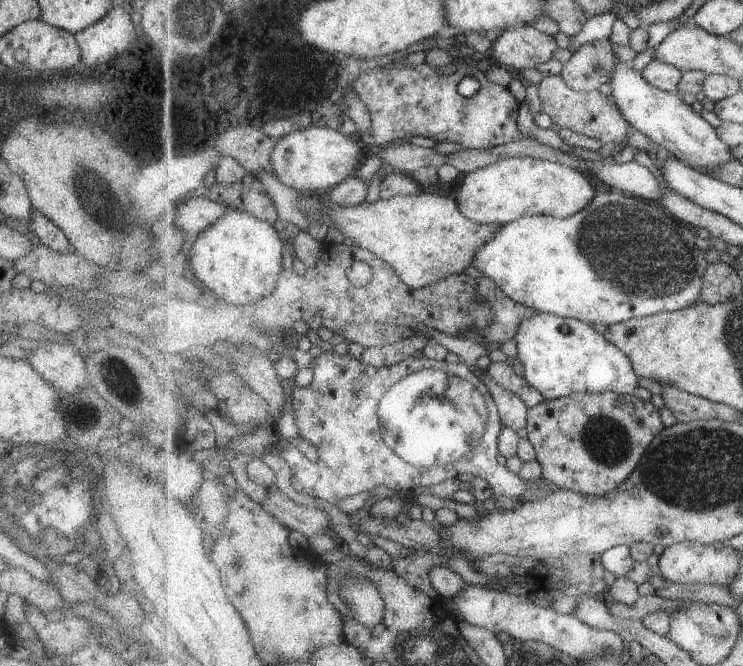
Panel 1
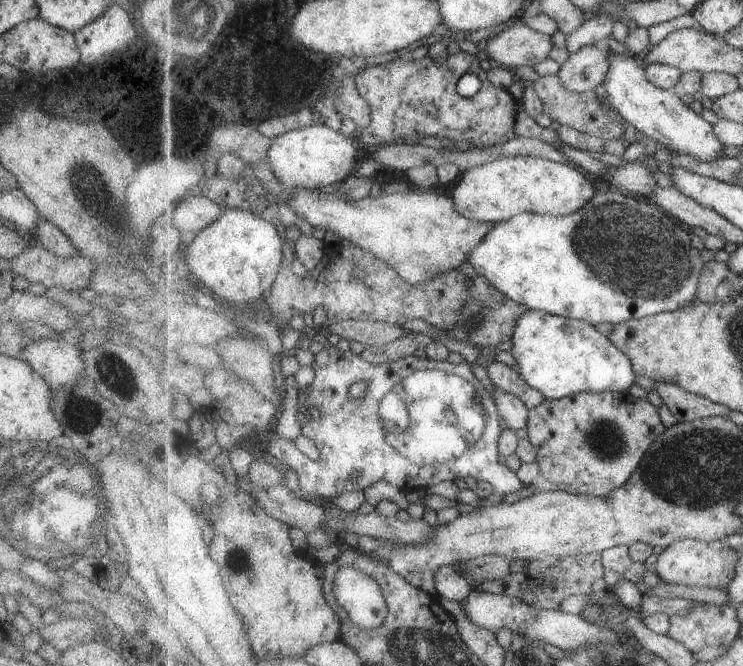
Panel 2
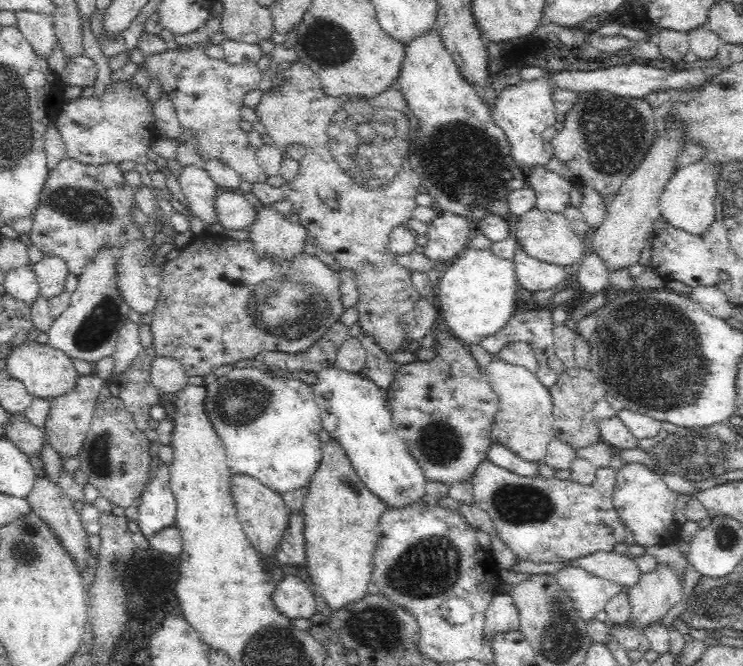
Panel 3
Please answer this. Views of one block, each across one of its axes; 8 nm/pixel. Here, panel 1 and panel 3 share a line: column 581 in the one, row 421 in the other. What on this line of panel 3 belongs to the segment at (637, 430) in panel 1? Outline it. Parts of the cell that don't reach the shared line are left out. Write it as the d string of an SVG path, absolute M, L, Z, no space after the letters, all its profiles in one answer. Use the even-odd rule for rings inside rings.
M440 315L435 324L442 331L434 348L435 355L429 361L416 360L399 366L387 390L388 403L393 416L393 427L421 466L426 480L439 480L452 486L461 481L470 482L477 466L487 459L488 448L494 442L491 426L499 409L499 400L488 382L485 371L477 366L470 351L450 333Z

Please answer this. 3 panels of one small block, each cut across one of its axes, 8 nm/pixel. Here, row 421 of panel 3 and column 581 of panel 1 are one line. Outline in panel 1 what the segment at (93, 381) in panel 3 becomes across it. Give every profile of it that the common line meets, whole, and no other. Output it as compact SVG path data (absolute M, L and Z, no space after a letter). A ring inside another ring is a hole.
M611 39L604 43L593 41L574 52L561 72L567 86L579 91L592 91L597 90L601 84L610 82L619 62L612 45Z

